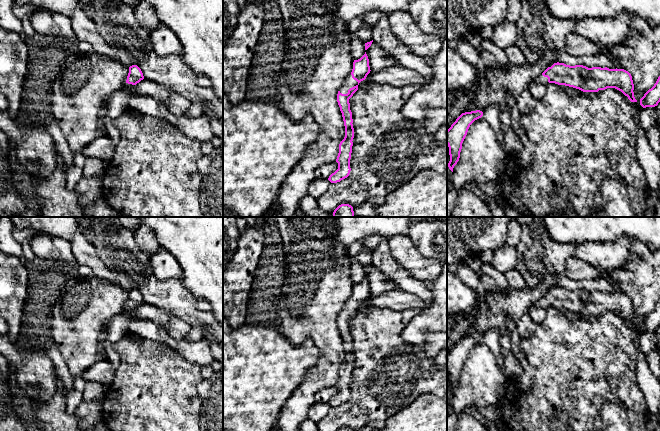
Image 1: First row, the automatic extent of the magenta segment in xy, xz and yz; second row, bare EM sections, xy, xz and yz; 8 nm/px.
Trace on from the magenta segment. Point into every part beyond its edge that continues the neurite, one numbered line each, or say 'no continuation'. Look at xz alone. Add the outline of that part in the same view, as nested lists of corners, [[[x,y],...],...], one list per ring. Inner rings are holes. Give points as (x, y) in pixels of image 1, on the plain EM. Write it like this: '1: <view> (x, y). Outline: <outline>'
1: xz (350, 306). Outline: [[[350,298],[350,299],[347,301],[345,307],[342,309],[342,311],[340,312],[339,315],[340,315],[340,317],[342,317],[342,318],[347,318],[347,317],[348,317],[348,314],[349,314],[350,312],[356,310],[356,309],[358,309],[358,306],[357,306],[356,304],[354,304],[354,303],[352,302],[352,299]]]

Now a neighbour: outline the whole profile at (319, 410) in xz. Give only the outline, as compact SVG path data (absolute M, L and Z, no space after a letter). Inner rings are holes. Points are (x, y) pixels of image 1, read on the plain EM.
M316 402L308 412L308 418L316 424L329 412L331 406L328 403Z

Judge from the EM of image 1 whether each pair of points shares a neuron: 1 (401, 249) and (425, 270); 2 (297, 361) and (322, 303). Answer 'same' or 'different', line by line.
1: same
2: different

